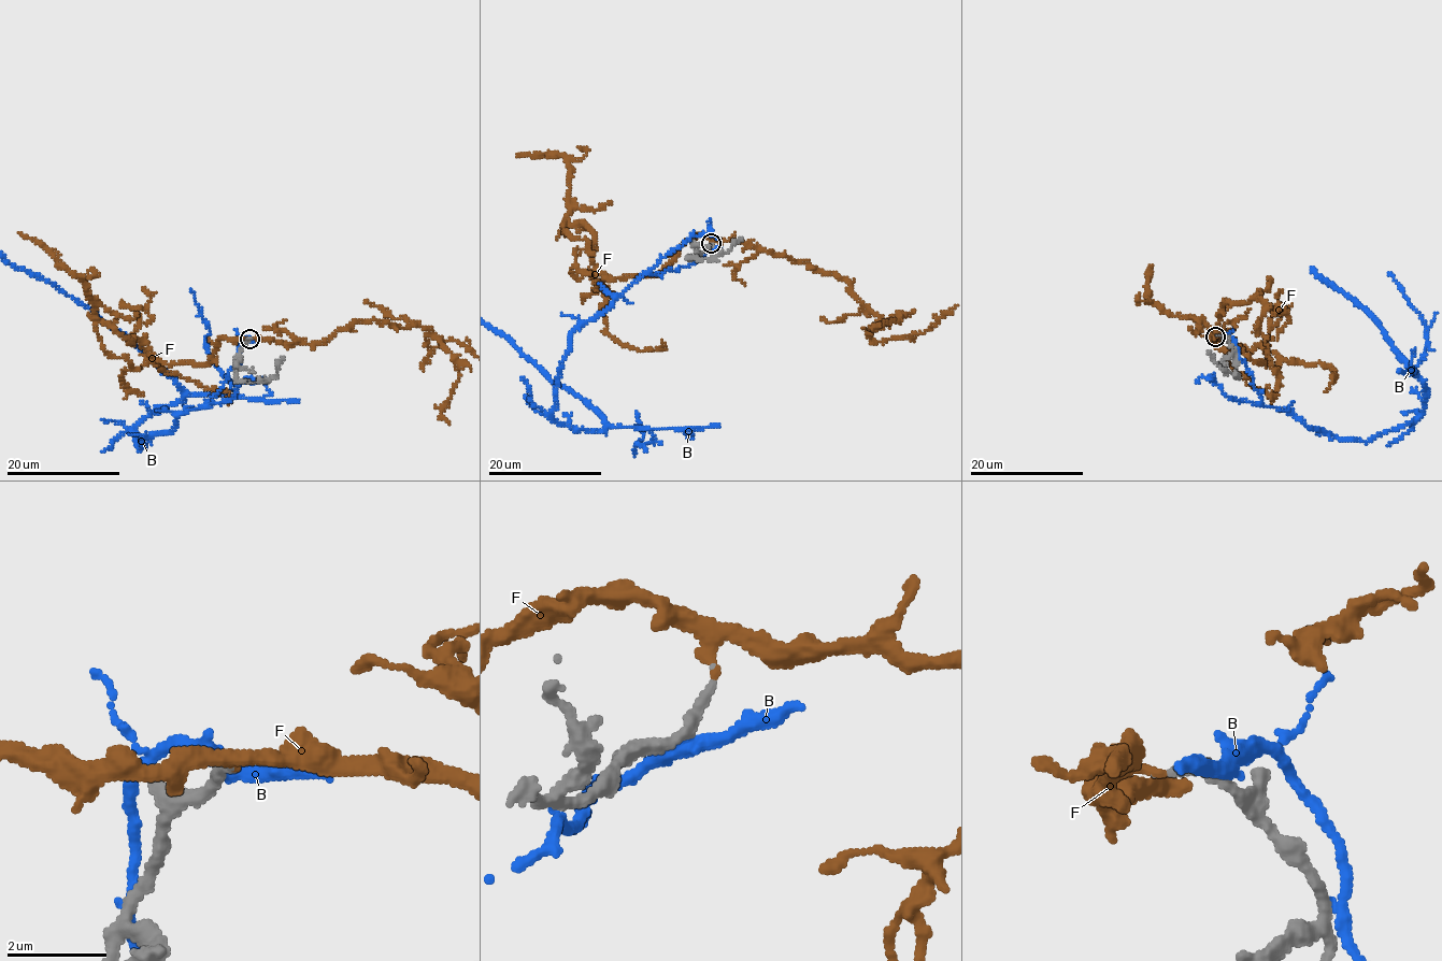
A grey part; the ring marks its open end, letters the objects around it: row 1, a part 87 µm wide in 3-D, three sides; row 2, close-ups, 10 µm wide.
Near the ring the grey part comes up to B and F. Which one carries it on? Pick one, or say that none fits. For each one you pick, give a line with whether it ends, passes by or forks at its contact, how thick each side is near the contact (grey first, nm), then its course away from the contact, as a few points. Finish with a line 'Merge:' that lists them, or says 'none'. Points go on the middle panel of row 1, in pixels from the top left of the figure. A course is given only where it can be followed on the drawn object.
F: it passes by; 200 nm thick on the grey side, 150 nm on the other; it runs (712, 244), (690, 234), (659, 271), (610, 278), (591, 258), (594, 233), (566, 219), (568, 162), (516, 154)
Merge: F

